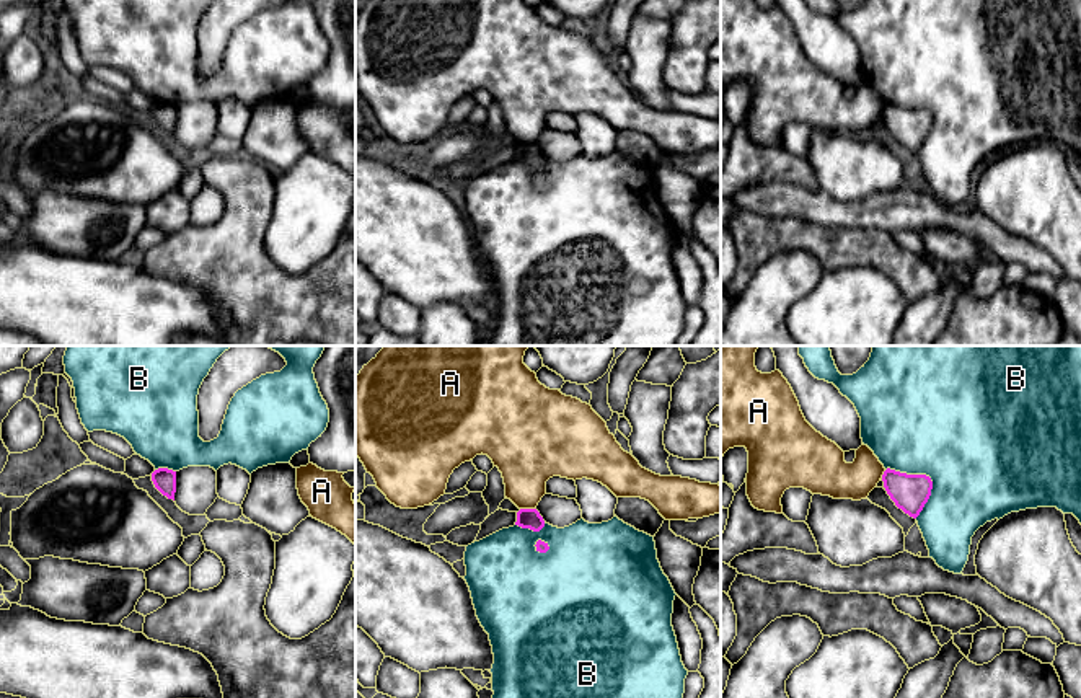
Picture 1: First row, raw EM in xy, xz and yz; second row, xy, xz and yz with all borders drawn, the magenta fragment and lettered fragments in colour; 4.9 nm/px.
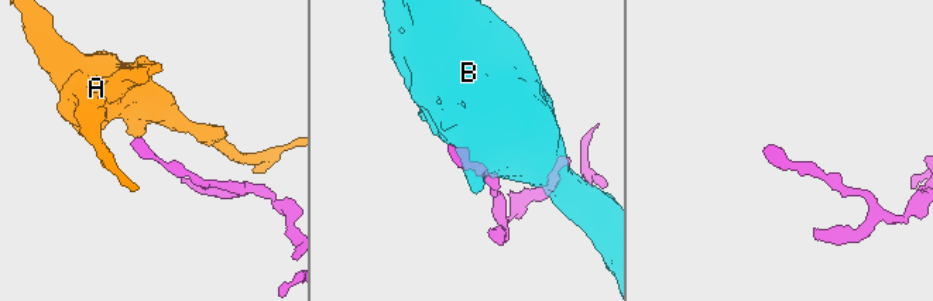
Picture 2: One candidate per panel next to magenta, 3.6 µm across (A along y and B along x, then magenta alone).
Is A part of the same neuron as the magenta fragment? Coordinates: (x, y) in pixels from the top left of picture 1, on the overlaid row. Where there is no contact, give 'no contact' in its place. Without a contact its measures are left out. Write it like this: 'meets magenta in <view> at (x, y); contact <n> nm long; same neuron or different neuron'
meets magenta in xz at (529, 509); contact 80 nm long; different neuron

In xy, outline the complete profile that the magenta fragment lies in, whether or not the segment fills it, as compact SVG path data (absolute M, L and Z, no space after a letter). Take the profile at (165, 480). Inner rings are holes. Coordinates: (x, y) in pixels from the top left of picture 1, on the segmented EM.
M158 468L152 473L152 481L155 488L166 496L168 499L174 501L176 493L176 471L168 468Z

